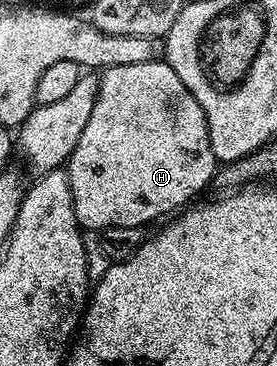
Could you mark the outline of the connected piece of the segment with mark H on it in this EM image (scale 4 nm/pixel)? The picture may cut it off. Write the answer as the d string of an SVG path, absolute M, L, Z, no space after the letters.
M164 59L150 63L126 63L122 67L110 67L99 74L98 80L100 86L94 99L94 111L90 111L90 119L86 122L86 128L82 130L82 139L78 139L78 147L74 147L74 151L68 156L66 162L68 182L74 199L74 215L81 230L99 231L106 227L144 227L147 226L147 221L156 221L164 216L167 218L183 210L189 202L201 196L199 193L204 188L207 190L211 186L212 176L218 168L216 156L210 147L210 131L206 123L206 115L202 107L198 107L198 99L190 95L186 83L182 83L182 79L174 75L174 67L170 67Z

